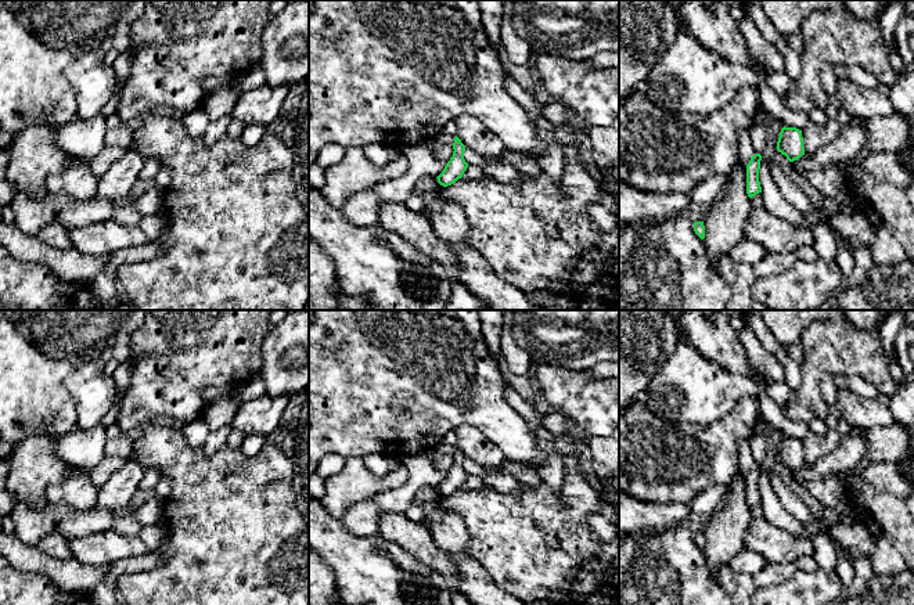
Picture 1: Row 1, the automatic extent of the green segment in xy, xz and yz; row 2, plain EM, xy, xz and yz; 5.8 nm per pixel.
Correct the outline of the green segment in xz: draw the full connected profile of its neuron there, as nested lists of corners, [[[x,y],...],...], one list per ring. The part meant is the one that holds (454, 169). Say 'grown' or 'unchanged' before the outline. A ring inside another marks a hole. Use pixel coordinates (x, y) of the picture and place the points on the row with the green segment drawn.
unchanged; [[[456,136],[453,145],[453,156],[446,163],[443,172],[436,177],[438,183],[443,187],[451,186],[458,179],[463,177],[464,172],[468,168],[468,163],[464,159],[464,150],[465,145],[461,143],[461,140]]]

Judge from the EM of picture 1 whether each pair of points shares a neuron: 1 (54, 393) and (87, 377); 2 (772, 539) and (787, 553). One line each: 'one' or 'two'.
1: two
2: one

